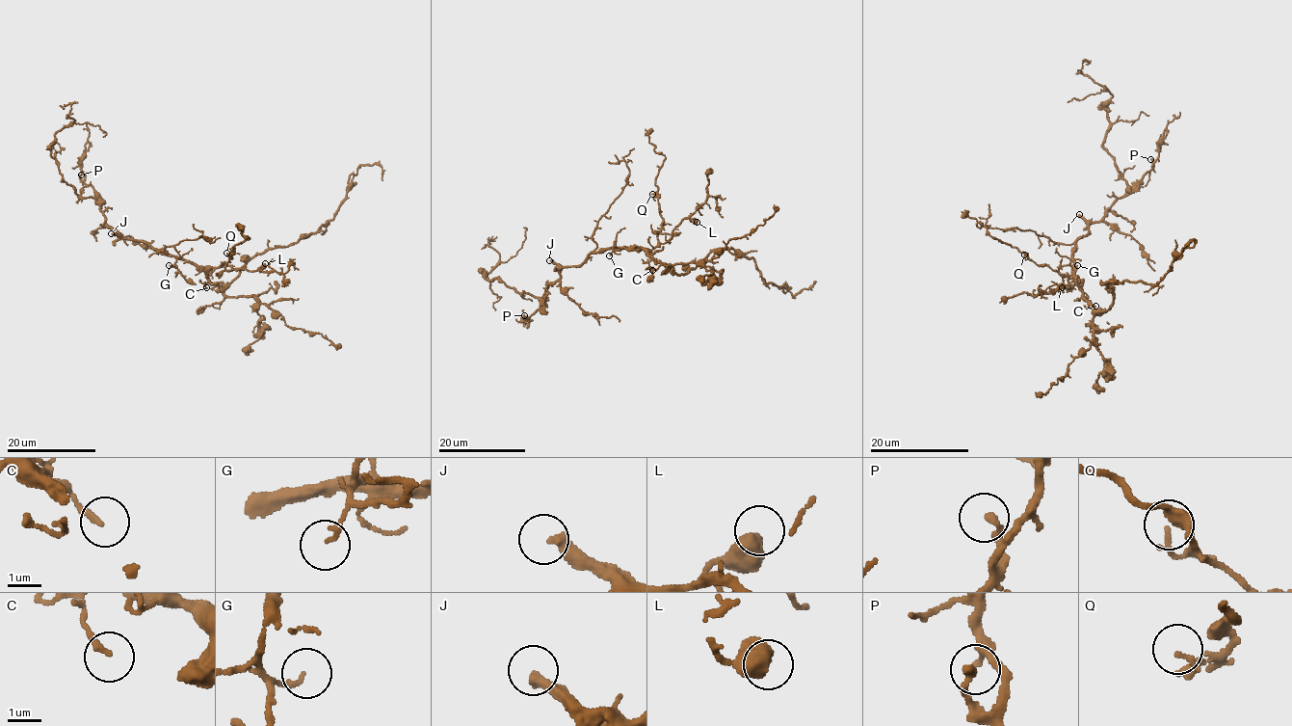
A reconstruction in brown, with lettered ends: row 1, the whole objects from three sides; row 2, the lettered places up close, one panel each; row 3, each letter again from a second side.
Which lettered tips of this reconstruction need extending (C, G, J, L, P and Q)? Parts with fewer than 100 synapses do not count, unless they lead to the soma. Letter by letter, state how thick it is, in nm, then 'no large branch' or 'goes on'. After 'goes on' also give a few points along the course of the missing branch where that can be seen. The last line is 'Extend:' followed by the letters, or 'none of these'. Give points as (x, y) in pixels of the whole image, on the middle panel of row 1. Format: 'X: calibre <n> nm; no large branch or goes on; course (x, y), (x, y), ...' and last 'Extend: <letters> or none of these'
C: calibre 180 nm; no large branch
G: calibre 120 nm; no large branch
J: calibre 320 nm; goes on
L: calibre 600 nm; no large branch
P: calibre 220 nm; no large branch
Q: calibre 150 nm; no large branch
Extend: J

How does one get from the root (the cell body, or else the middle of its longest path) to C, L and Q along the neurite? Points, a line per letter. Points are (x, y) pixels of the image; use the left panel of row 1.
C: (193, 262), (204, 272), (208, 281), (206, 287)
L: (193, 262), (205, 268), (227, 265), (237, 270), (251, 271), (265, 263)
Q: (193, 262), (205, 268), (216, 268), (231, 258), (226, 253)

